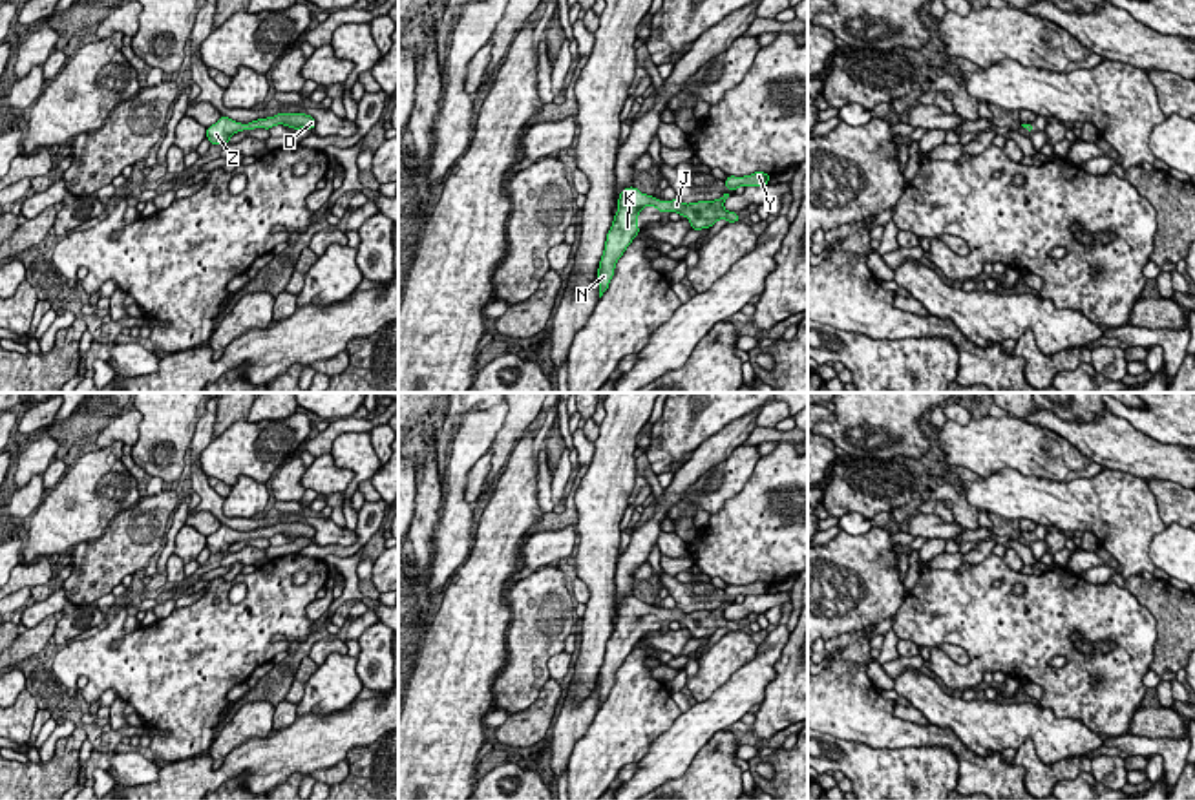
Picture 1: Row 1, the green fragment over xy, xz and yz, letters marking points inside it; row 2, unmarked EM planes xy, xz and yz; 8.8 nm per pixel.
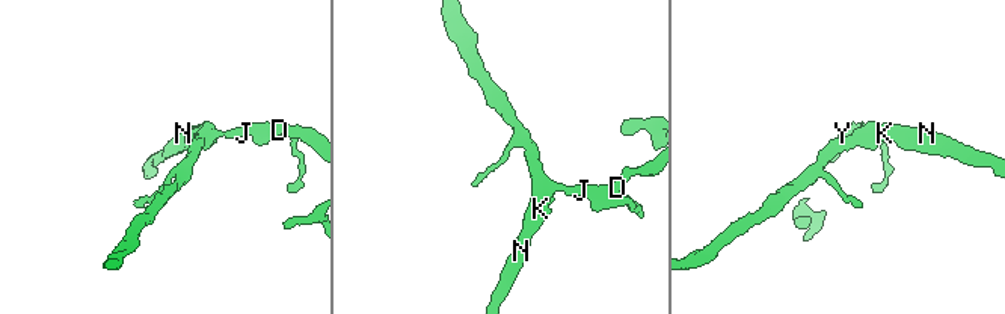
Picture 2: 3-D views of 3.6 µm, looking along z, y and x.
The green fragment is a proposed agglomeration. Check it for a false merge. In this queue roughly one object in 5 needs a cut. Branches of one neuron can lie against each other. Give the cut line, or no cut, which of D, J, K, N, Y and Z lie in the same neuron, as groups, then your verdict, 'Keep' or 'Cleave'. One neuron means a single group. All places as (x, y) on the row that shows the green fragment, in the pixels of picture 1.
No split. Groups: D J K N Y Z. Keep

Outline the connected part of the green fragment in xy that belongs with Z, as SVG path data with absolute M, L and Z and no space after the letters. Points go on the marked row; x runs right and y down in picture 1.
M278 113L274 117L258 119L249 124L241 124L221 115L216 124L206 128L206 139L210 141L210 144L228 144L228 139L236 132L254 130L254 128L270 130L276 124L285 124L294 130L300 130L300 128L312 130L316 126L316 121L305 113Z

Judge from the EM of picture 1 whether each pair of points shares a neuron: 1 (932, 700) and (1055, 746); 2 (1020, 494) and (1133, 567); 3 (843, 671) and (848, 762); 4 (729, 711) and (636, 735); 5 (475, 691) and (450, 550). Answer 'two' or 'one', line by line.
1: one
2: one
3: two
4: two
5: two

